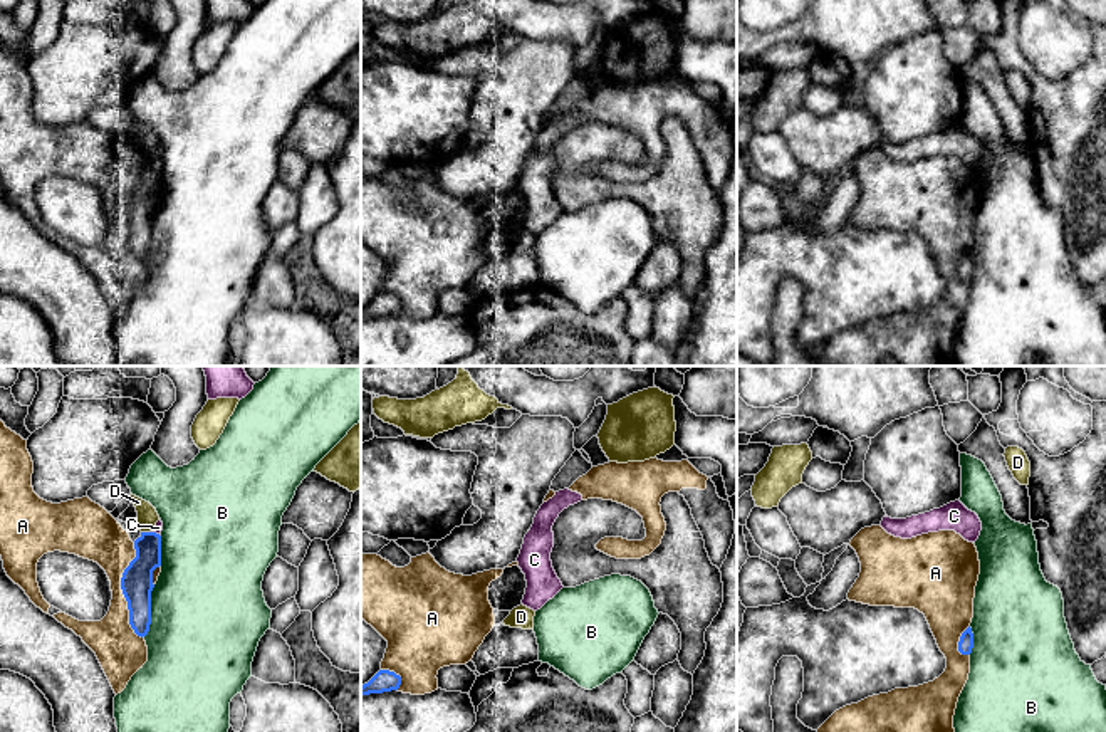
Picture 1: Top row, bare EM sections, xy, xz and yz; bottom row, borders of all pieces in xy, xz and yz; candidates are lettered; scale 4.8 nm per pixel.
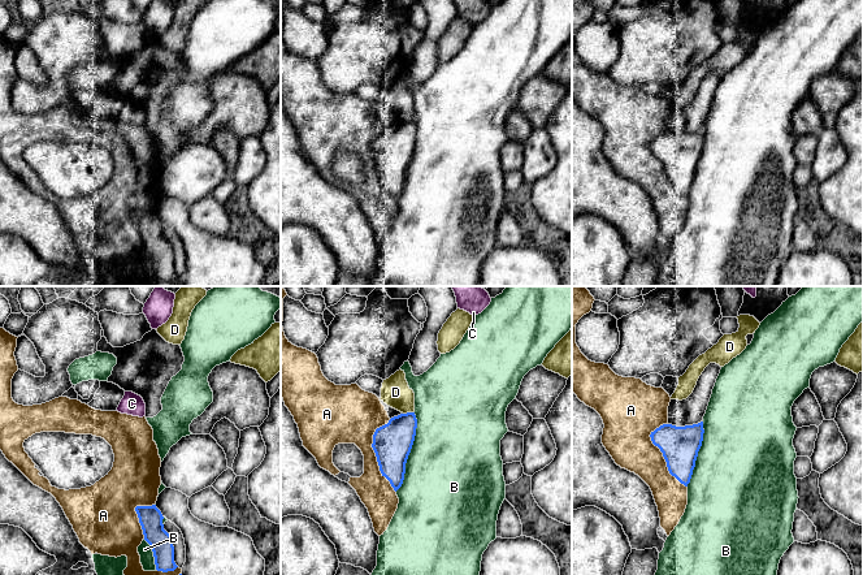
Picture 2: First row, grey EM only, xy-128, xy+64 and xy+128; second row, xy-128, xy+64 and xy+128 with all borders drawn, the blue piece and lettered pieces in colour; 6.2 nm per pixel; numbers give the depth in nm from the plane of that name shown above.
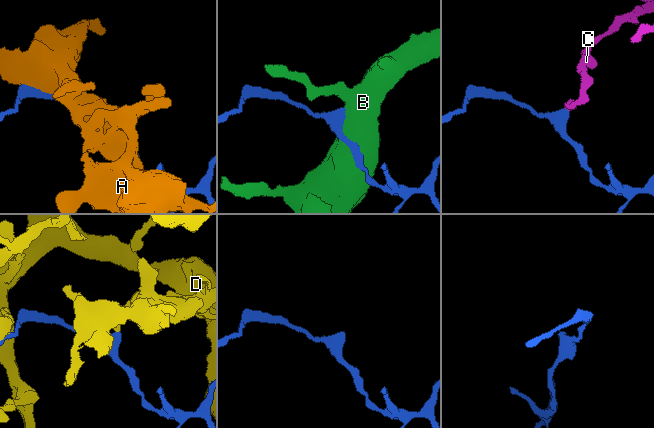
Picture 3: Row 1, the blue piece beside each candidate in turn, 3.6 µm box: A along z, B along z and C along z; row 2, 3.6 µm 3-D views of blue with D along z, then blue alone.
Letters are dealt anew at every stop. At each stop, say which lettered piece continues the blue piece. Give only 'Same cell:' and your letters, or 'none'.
Same cell: none

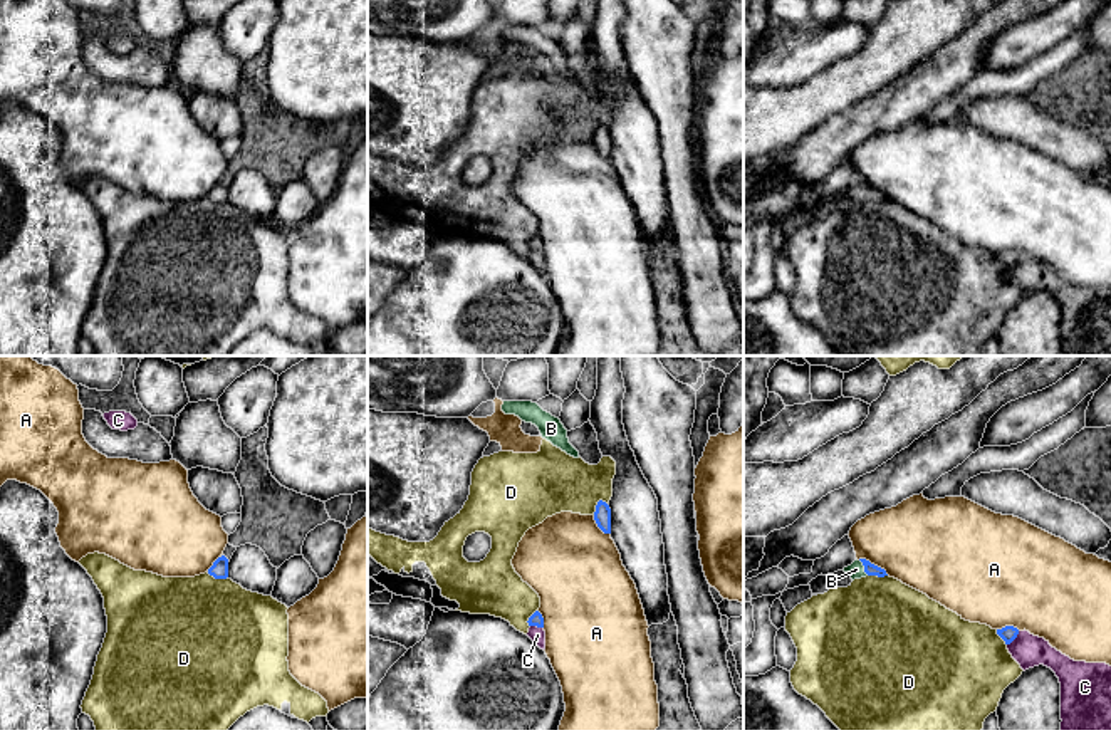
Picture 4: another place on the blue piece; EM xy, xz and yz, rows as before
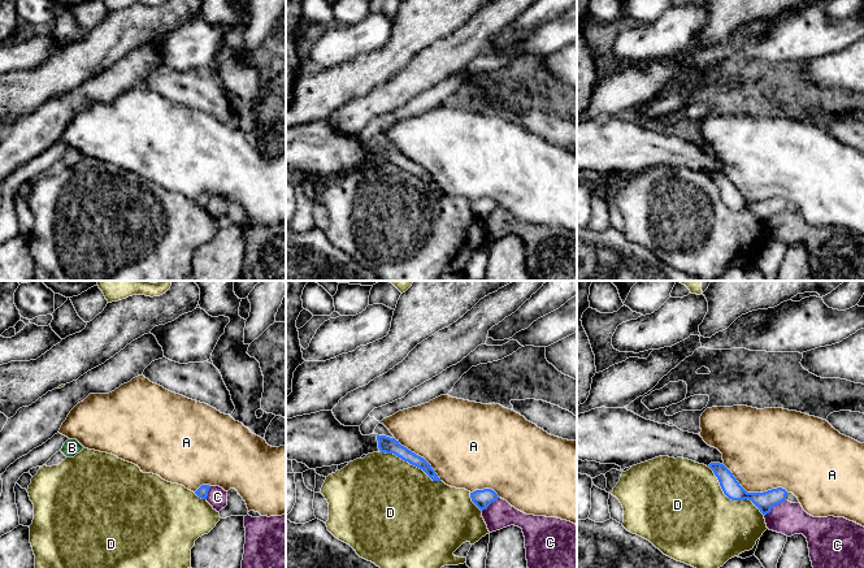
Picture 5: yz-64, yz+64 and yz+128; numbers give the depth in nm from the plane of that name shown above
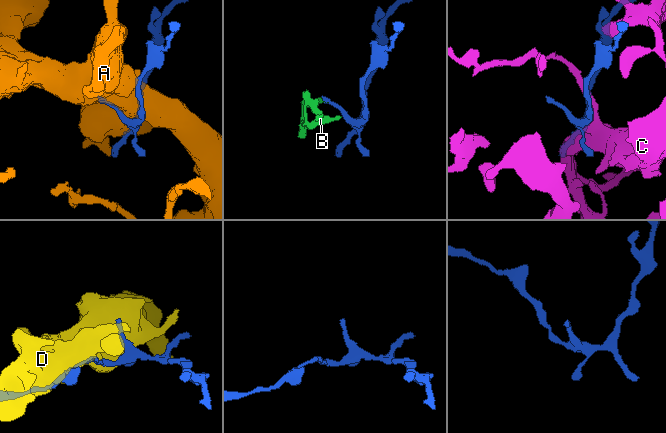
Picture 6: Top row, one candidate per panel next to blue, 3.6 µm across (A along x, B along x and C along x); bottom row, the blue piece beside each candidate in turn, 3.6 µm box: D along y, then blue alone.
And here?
Same cell: B

